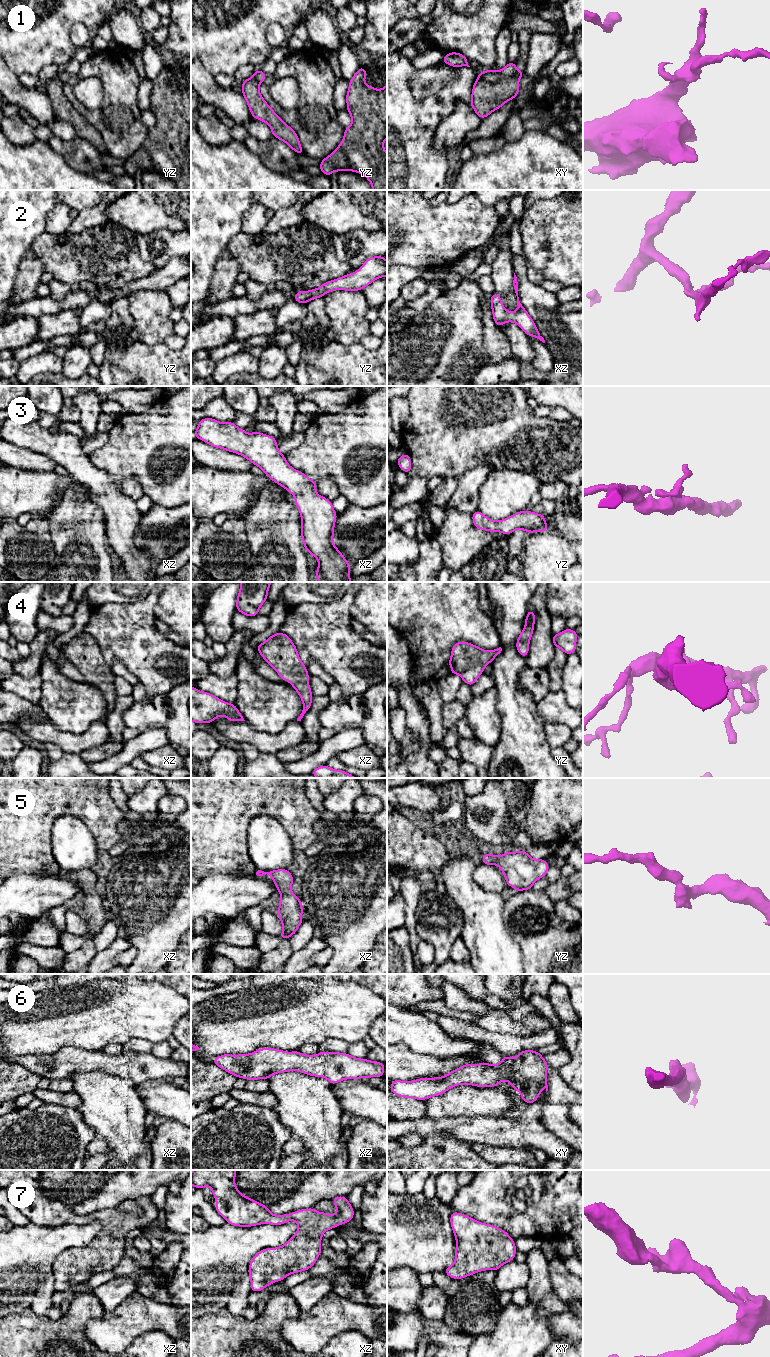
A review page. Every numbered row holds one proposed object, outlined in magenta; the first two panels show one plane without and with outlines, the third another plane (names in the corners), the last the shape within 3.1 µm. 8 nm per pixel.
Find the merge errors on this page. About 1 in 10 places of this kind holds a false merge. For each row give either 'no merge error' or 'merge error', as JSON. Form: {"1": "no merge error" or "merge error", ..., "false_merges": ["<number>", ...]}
{"1": "merge error", "2": "no merge error", "3": "no merge error", "4": "no merge error", "5": "no merge error", "6": "no merge error", "7": "no merge error", "false_merges": ["1"]}

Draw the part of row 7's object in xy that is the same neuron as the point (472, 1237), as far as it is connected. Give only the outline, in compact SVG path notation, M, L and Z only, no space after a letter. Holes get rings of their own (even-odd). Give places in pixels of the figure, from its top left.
M453 1211L450 1223L456 1239L455 1261L444 1270L453 1279L462 1279L480 1271L497 1271L503 1264L513 1261L517 1248L506 1231Z

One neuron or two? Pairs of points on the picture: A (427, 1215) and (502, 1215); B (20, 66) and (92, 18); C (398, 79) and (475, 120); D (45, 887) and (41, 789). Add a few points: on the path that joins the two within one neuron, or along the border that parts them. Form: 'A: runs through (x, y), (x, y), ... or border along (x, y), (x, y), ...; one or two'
A: border along (449, 1205), (453, 1210); two
B: runs through (38, 48), (66, 20), (74, 17); one
C: border along (469, 102), (457, 102), (454, 109), (438, 126); two
D: border along (22, 872), (44, 877), (56, 876); two

